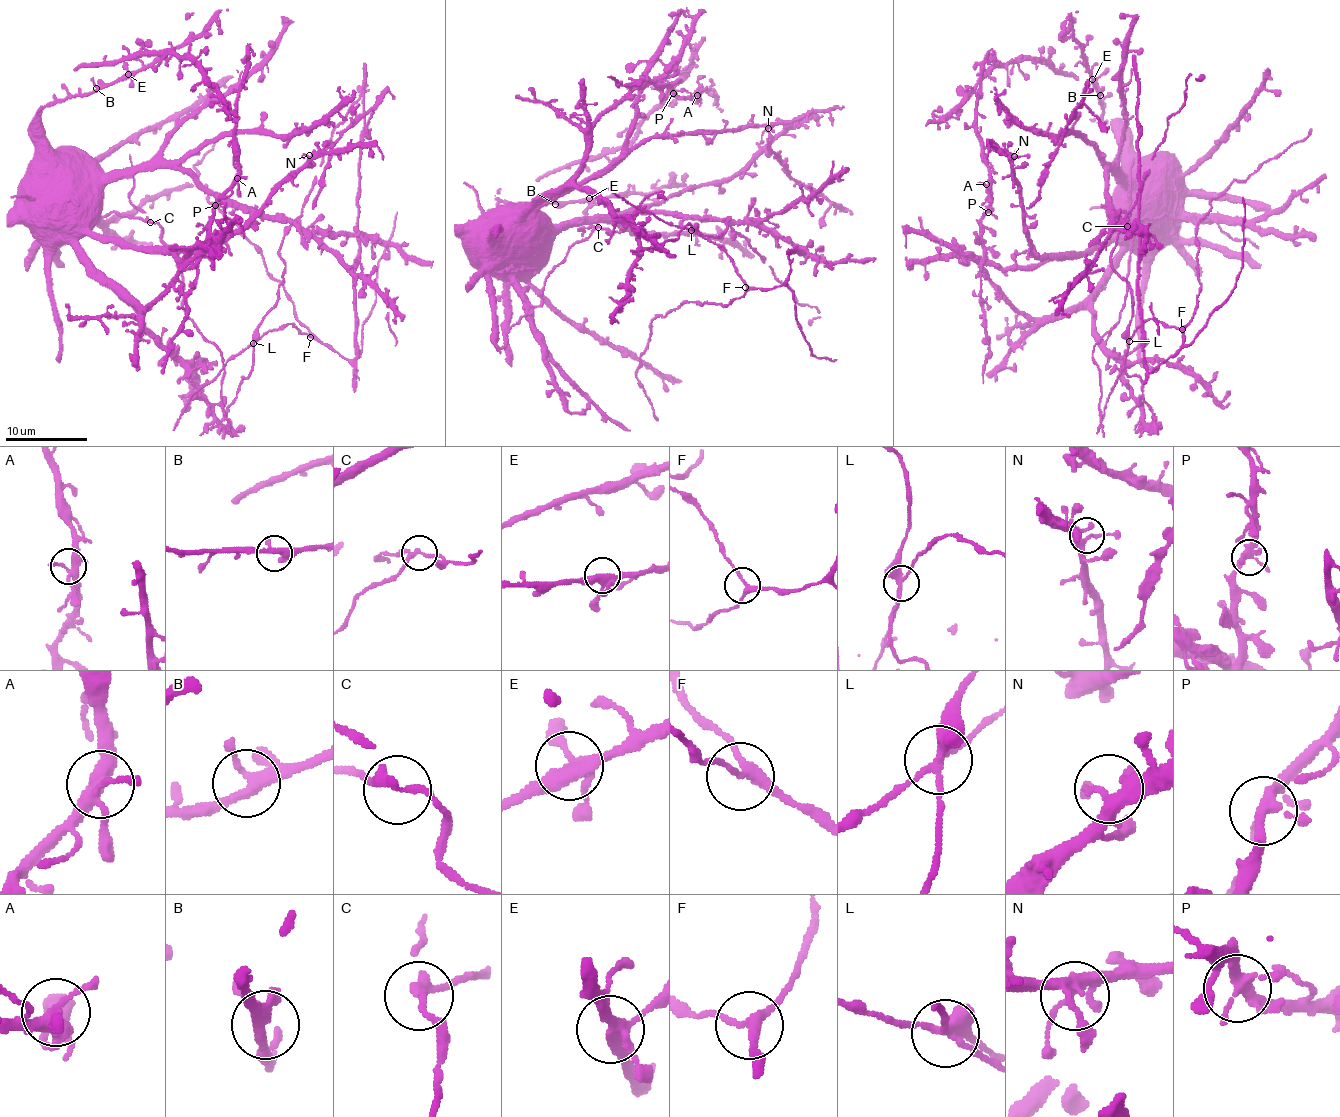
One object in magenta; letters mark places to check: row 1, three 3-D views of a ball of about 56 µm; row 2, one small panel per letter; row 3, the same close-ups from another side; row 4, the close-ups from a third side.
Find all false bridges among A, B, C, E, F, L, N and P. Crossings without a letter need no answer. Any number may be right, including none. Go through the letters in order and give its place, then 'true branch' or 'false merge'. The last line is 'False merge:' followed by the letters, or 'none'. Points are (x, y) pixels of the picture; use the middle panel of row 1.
A: (697, 95) | true branch
B: (555, 204) | true branch
C: (598, 227) | false merge
E: (589, 198) | true branch
F: (745, 287) | true branch
L: (691, 230) | false merge
N: (768, 128) | true branch
P: (673, 93) | true branch
False merge: C, L

